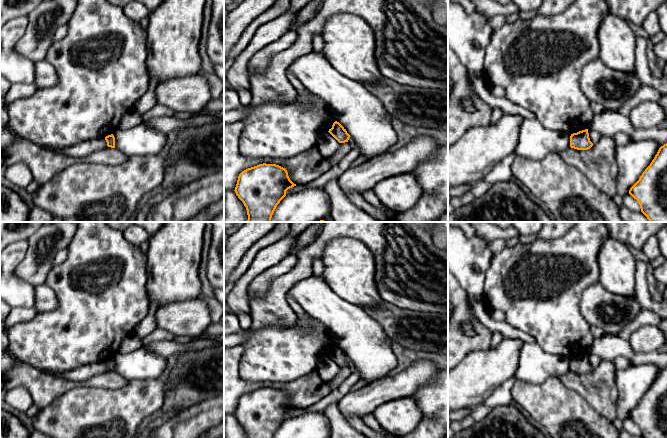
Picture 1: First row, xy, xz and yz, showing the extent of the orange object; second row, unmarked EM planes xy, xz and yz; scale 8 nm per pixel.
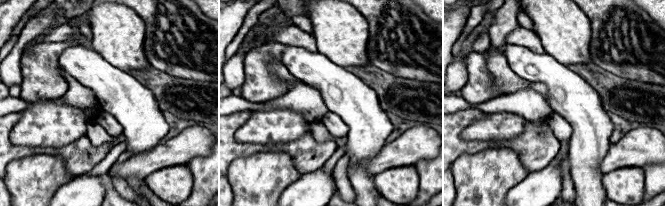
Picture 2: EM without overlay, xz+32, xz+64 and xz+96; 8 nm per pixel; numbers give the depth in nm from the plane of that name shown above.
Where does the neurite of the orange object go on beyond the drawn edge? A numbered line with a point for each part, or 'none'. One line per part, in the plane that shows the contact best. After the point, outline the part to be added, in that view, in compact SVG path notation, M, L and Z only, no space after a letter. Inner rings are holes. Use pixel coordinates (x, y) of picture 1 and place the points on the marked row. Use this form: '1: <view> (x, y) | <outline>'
none

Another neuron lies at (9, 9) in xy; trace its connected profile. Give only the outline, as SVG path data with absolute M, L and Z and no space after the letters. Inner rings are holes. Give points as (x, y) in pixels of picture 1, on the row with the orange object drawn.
M0 0L0 30L10 19L29 16L42 2L43 0Z

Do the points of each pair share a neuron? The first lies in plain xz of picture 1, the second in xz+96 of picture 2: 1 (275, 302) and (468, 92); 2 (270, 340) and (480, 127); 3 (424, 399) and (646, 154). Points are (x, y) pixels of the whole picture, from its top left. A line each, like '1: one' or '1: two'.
1: one
2: one
3: two

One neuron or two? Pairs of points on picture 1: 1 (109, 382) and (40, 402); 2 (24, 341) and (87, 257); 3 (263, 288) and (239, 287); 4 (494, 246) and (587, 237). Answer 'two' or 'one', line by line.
1: one
2: one
3: two
4: two

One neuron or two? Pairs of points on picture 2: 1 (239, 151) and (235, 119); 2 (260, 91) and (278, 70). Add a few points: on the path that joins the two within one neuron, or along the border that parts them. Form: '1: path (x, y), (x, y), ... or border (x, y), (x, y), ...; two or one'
1: path (231, 143), (230, 127); one
2: border (272, 58), (269, 69), (287, 85), (288, 90); two

